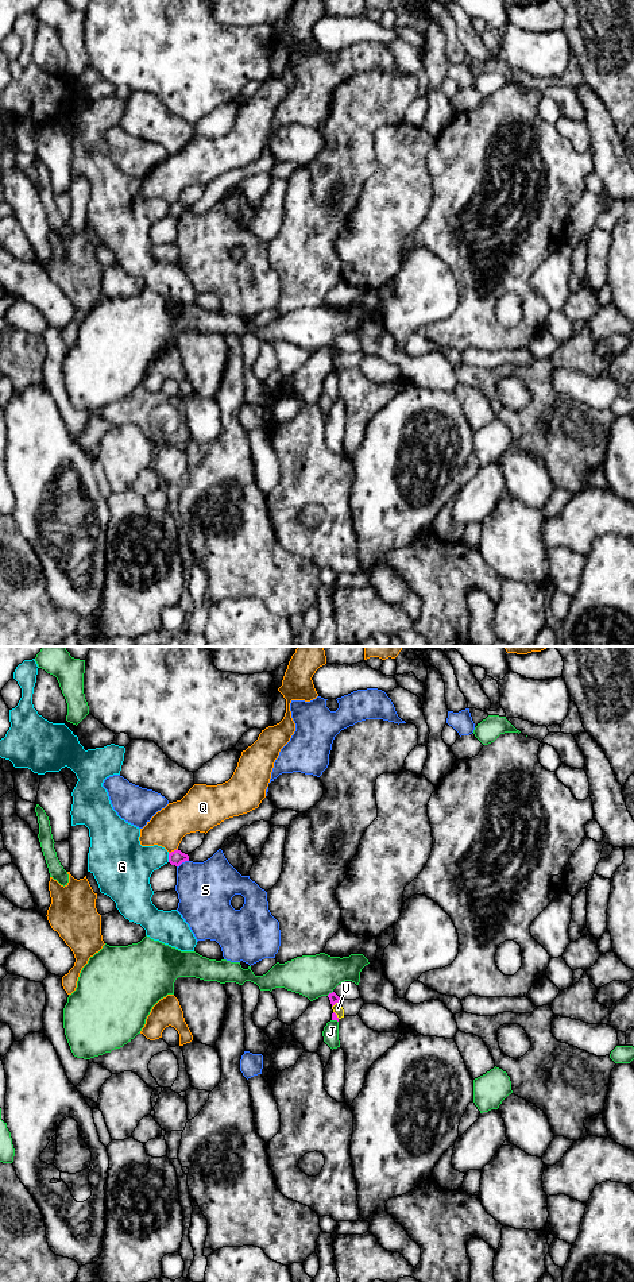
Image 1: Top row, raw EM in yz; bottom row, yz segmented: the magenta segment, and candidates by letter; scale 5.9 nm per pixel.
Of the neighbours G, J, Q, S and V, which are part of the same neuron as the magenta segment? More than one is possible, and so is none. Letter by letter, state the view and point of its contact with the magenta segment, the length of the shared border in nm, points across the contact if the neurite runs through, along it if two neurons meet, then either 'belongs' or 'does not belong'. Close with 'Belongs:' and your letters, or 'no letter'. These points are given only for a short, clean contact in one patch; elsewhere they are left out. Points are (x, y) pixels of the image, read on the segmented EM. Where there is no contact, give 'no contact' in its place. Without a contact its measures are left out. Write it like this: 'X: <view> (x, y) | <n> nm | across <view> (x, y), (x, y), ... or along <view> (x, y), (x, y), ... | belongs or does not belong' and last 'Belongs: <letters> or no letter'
G: yz (169, 857) | 60 nm | does not belong
J: yz (335, 1019) | 40 nm | does not belong
Q: yz (174, 850) | 70 nm | does not belong
S: yz (182, 861) | 80 nm | does not belong
V: yz (336, 1001) | 80 nm | along yz (340, 999), (332, 1007) | does not belong
Belongs: no letter

